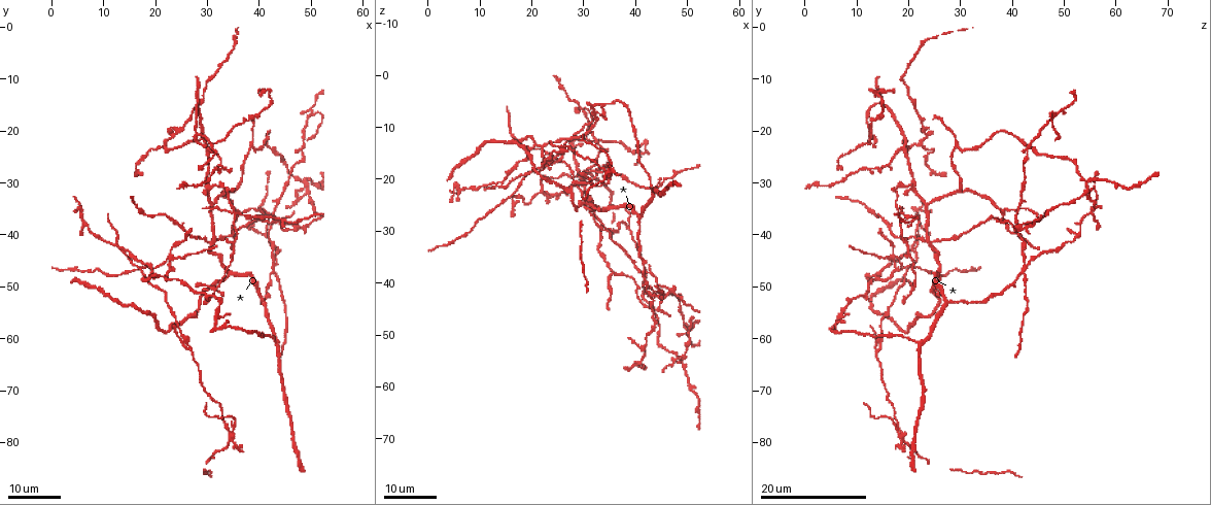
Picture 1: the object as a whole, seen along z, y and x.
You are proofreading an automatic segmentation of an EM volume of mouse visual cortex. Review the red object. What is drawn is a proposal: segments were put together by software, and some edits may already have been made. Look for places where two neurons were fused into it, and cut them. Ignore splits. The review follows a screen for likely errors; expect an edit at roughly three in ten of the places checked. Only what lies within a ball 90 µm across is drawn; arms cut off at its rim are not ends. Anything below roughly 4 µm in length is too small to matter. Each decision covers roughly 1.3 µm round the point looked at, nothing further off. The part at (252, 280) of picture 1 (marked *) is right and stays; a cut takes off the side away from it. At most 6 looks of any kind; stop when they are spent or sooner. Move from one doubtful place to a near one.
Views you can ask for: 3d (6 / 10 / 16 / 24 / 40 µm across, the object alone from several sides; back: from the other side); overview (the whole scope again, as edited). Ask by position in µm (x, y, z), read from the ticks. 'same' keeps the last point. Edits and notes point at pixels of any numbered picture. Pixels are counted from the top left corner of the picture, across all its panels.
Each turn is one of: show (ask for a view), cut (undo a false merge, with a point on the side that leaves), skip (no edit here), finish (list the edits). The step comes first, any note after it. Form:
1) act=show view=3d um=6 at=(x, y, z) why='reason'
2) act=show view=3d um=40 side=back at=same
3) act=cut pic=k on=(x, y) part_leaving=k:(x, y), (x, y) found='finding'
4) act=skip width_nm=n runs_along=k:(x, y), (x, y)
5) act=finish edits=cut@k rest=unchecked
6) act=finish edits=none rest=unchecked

act=show view=3d um=16 at=(47.0, 38.0, 42.0)

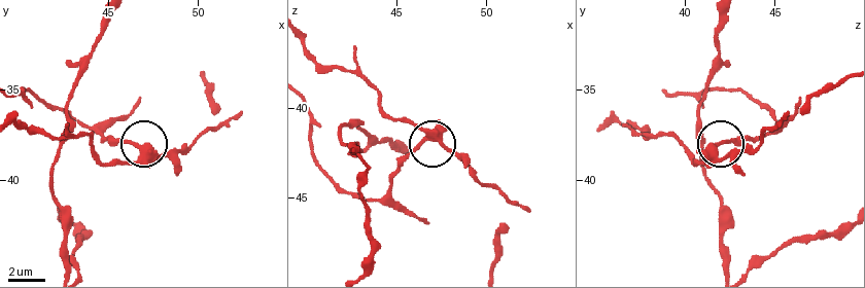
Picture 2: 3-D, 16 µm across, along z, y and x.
act=show view=3d um=6 at=(47.0, 38.2, 41.5)

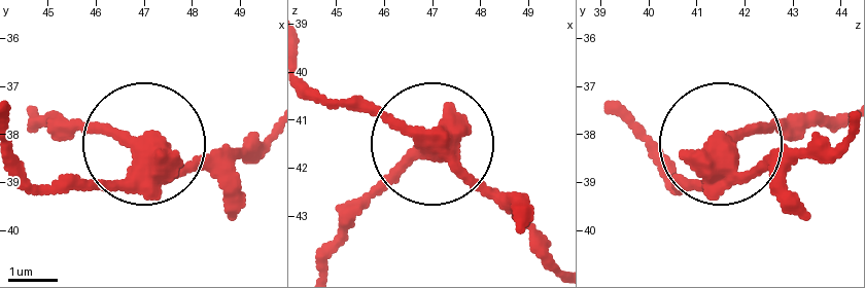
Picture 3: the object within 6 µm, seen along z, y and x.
act=cut pic=3 on=(201, 169) width_nm=450 part_leaving=3:(138, 172), (44, 184), (24, 172) found='two neurons meet here'

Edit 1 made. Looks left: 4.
act=show view=3d um=24 at=(42.0, 51.5, 37.0) why='thin neck'

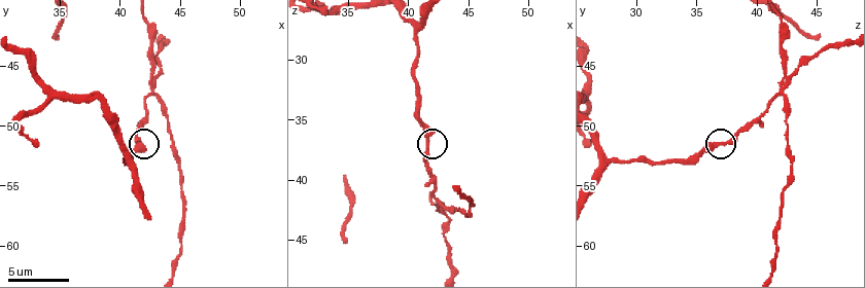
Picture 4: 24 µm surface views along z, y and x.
act=show view=3d um=6 at=(41.4, 51.4, 37.2)

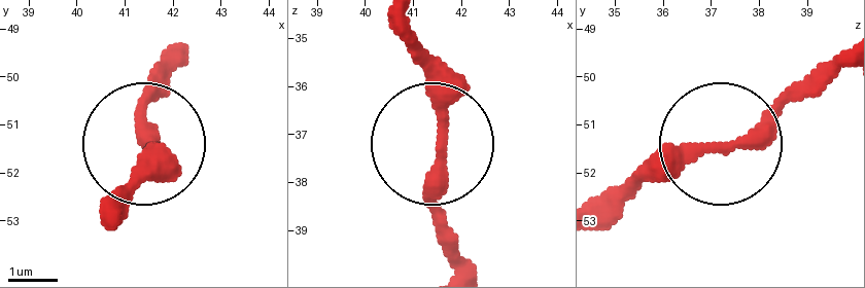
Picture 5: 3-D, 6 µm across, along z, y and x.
act=skip runs_along=5:(116, 214), (153, 177), (141, 103), (153, 70) found='all the same neuron'

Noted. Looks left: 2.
act=show view=3d um=16 at=(30.5, 23.5, 18.5)

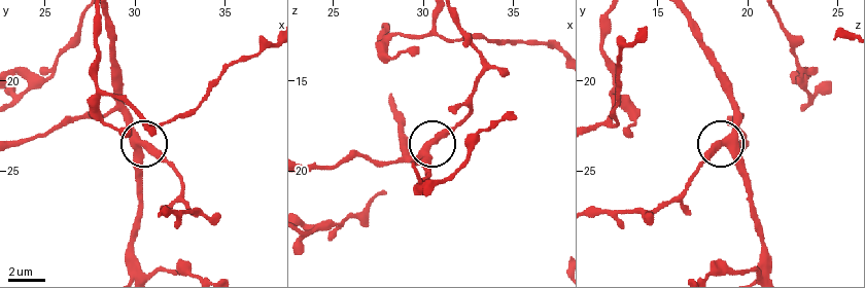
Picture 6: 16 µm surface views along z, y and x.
act=show view=3d um=10 at=(30.5, 23.4, 18.4) why='zoom in'

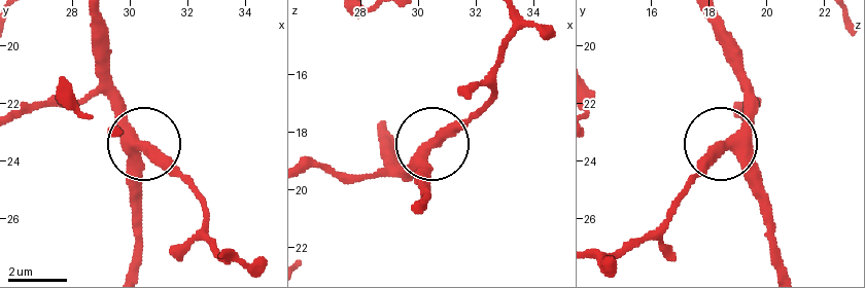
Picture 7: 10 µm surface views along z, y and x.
act=skip runs_along=7:(784, 270), (764, 188), (739, 159), (715, 151), (683, 193) found='all the same neuron'

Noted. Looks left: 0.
act=finish edits=cut@3 rest=unchecked

